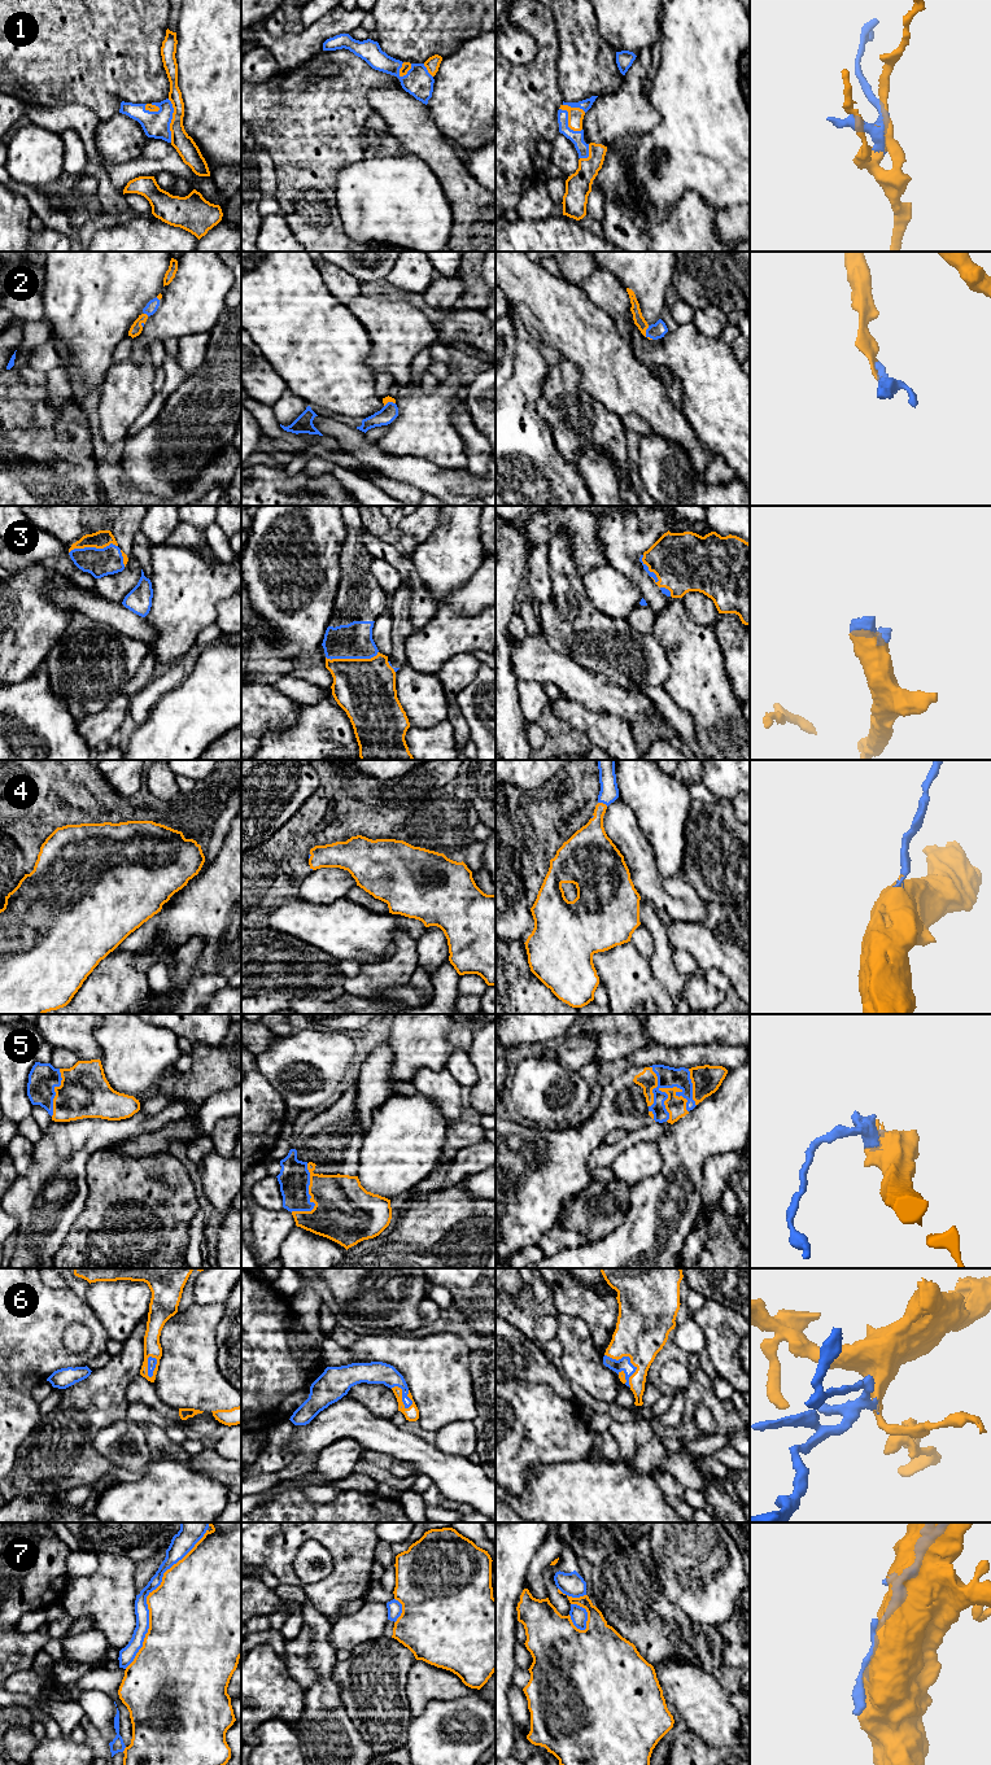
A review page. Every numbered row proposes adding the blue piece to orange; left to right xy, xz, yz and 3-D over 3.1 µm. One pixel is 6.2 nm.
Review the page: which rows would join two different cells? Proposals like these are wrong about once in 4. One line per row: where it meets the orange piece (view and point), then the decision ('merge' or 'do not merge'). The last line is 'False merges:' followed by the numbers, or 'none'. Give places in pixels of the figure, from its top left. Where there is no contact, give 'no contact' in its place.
1: xy (171, 121) | merge
2: yz (645, 333) | merge
3: xz (352, 659) | merge
4: yz (602, 803) | merge
5: yz (673, 1087) | merge
6: yz (631, 1361) | merge
7: xy (147, 1598) | merge
False merges: none

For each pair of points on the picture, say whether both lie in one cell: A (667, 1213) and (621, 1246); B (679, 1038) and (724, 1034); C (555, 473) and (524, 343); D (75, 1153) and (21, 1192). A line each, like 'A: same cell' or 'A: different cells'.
A: same cell
B: same cell
C: same cell
D: same cell

